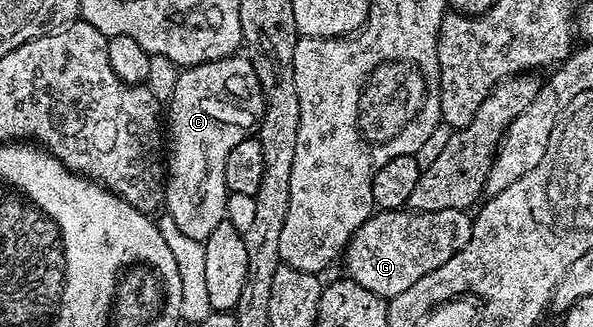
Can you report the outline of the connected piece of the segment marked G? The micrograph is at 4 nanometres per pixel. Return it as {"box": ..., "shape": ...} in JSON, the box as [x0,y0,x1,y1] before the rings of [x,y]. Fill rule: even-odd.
{"box":[346,208,472,300],"shape":[[[402,208],[372,214],[347,243],[346,273],[361,288],[390,300],[429,272],[441,268],[449,256],[461,252],[471,239],[472,215],[466,210],[429,212]]]}

